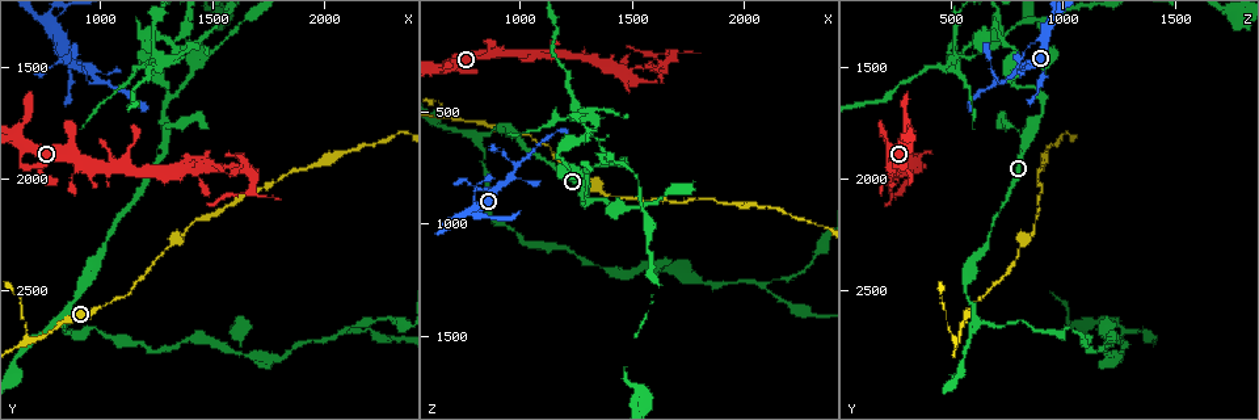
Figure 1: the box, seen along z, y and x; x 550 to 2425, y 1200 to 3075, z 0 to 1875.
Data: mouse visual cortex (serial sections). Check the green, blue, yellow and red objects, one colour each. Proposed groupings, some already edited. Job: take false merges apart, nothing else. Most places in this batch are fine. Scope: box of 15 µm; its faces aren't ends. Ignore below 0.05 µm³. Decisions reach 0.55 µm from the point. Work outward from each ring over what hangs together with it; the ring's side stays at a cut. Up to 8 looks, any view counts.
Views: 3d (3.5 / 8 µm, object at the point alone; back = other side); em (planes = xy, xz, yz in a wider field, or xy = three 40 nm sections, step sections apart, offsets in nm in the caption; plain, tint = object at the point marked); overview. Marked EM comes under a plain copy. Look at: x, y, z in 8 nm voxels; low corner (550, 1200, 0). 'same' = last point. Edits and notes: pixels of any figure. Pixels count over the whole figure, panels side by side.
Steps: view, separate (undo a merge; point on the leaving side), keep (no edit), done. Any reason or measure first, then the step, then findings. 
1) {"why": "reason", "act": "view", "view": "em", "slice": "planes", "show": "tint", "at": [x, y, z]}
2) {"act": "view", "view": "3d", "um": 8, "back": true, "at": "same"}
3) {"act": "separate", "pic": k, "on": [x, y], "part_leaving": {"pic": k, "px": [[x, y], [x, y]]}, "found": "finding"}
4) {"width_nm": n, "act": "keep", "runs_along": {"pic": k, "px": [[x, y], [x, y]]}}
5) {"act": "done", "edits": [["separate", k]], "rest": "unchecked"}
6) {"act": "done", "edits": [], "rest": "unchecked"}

{"why": "a fork", "act": "view", "view": "3d", "um": 3.5, "at": [1310, 1640, 890]}

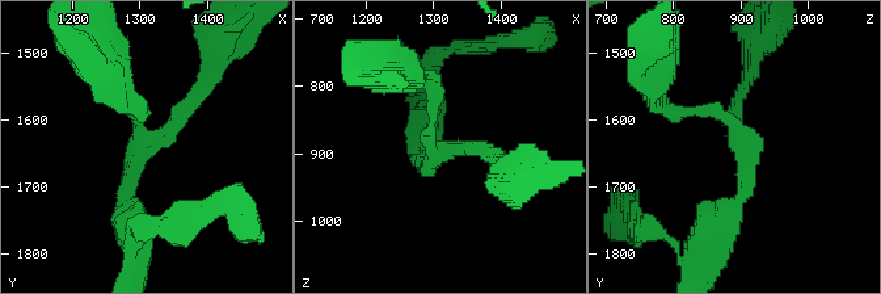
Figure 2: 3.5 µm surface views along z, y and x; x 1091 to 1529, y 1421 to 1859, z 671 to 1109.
{"why": "need the tissue", "act": "view", "view": "em", "slice": "xy", "step": 3, "show": "tint", "at": [1305, 1635, 905]}

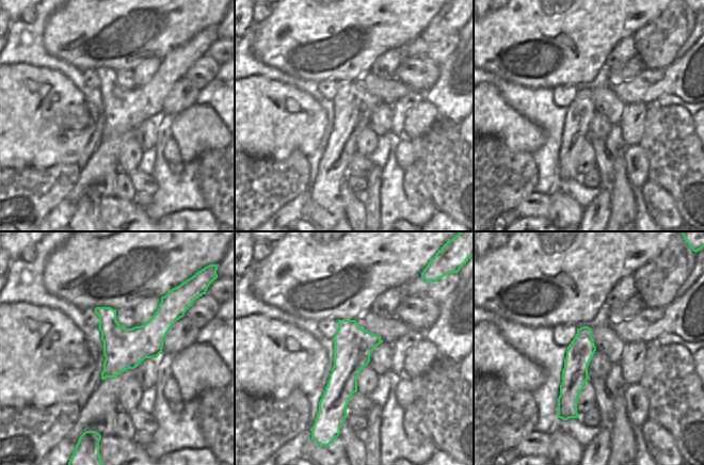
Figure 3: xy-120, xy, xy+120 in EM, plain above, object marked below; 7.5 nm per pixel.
{"act": "keep", "found": "all the same cell"}

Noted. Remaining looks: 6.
{"why": "sudden change in width", "act": "view", "view": "em", "slice": "planes", "show": "tint", "at": [1180, 1350, 680]}

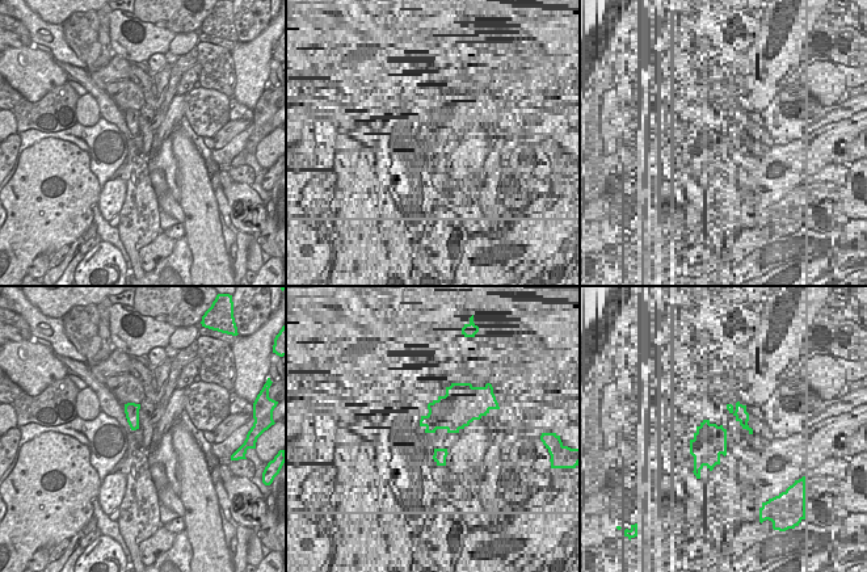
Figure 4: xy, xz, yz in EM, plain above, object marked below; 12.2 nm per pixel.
{"why": "see where the arms go", "act": "view", "view": "3d", "um": 3.5, "at": "same"}

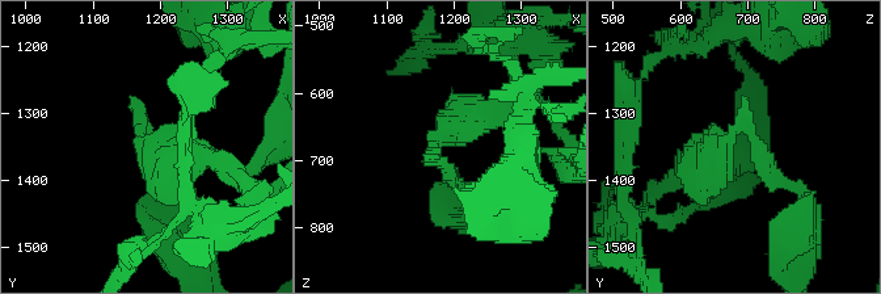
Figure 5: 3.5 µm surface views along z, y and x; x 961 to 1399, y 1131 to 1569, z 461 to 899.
{"act": "separate", "pic": 5, "on": [167, 133], "found": "a second cell is stuck on"}

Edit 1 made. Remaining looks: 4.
{"why": "redraw", "act": "view", "view": "overview"}

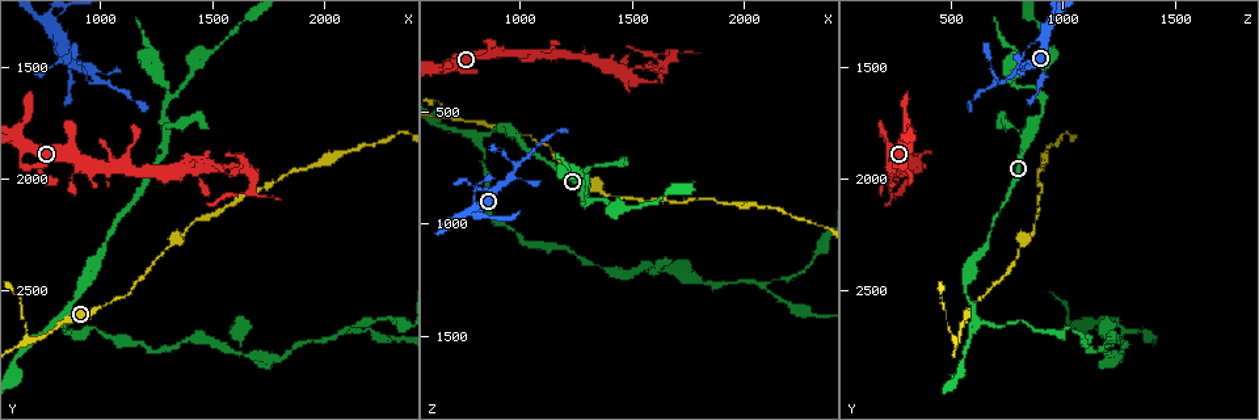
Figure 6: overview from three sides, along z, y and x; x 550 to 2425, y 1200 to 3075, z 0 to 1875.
{"why": "side arm on a straight run", "act": "view", "view": "3d", "um": 8, "at": [810, 2620, 610]}

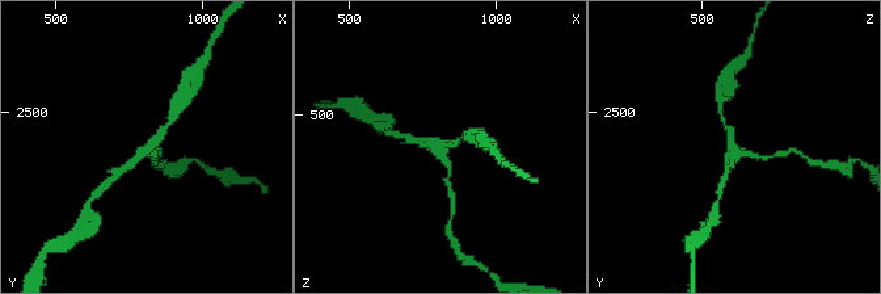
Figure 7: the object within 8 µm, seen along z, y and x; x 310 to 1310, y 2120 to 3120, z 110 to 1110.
{"act": "view", "view": "em", "slice": "xy", "step": 3, "show": "tint", "at": [810, 2610, 600]}

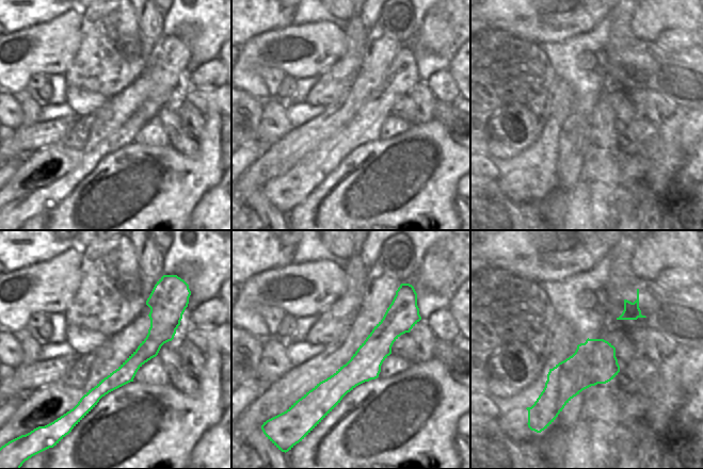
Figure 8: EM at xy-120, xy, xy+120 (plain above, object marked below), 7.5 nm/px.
{"act": "keep", "runs_along": {"pic": 8, "px": [[398, 297], [378, 345], [304, 402]]}, "found": "all the same cell"}

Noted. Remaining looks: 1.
{"act": "done", "edits": [["separate", 5]], "rest": "unchecked"}

